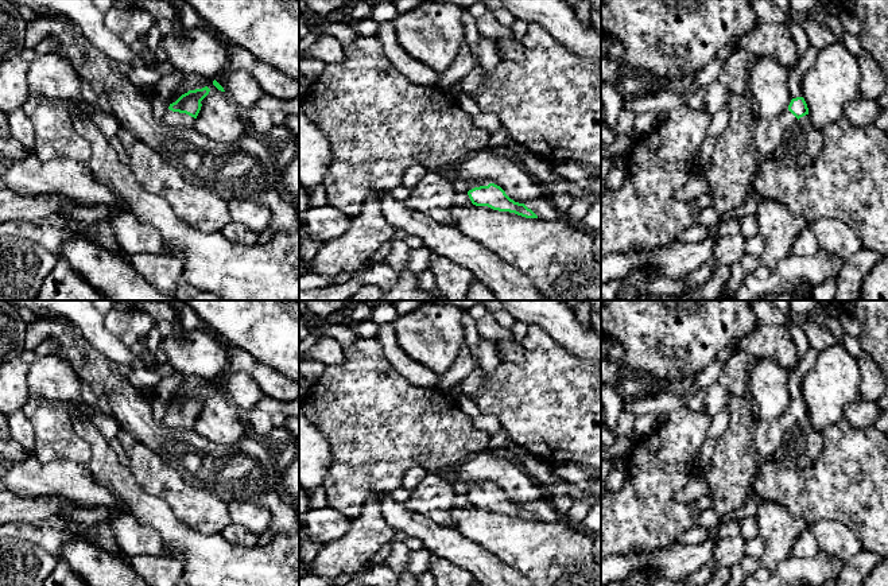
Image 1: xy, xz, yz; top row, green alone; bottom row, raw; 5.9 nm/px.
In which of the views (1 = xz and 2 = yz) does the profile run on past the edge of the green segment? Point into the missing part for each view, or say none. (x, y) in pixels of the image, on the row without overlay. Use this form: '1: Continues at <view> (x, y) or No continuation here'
1: Continues at xz (472, 486)
2: Continues at yz (767, 434)

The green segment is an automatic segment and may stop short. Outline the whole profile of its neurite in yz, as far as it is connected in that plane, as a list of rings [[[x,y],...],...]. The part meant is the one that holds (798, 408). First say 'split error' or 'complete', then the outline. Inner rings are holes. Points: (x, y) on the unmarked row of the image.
split error | [[[803,399],[792,400],[788,411],[772,420],[759,419],[753,424],[753,446],[757,455],[771,459],[772,454],[782,442],[786,431],[808,416],[808,410]]]

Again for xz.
split error | [[[488,482],[468,485],[468,497],[473,507],[488,508],[499,513],[509,513],[526,520],[538,520],[538,517],[524,505],[515,504],[505,493]]]

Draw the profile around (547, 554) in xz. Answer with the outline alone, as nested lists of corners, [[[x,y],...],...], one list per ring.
[[[488,508],[451,509],[462,536],[477,543],[501,563],[521,573],[534,586],[601,586],[601,566],[593,554],[593,535],[563,519],[554,523],[526,520]]]

